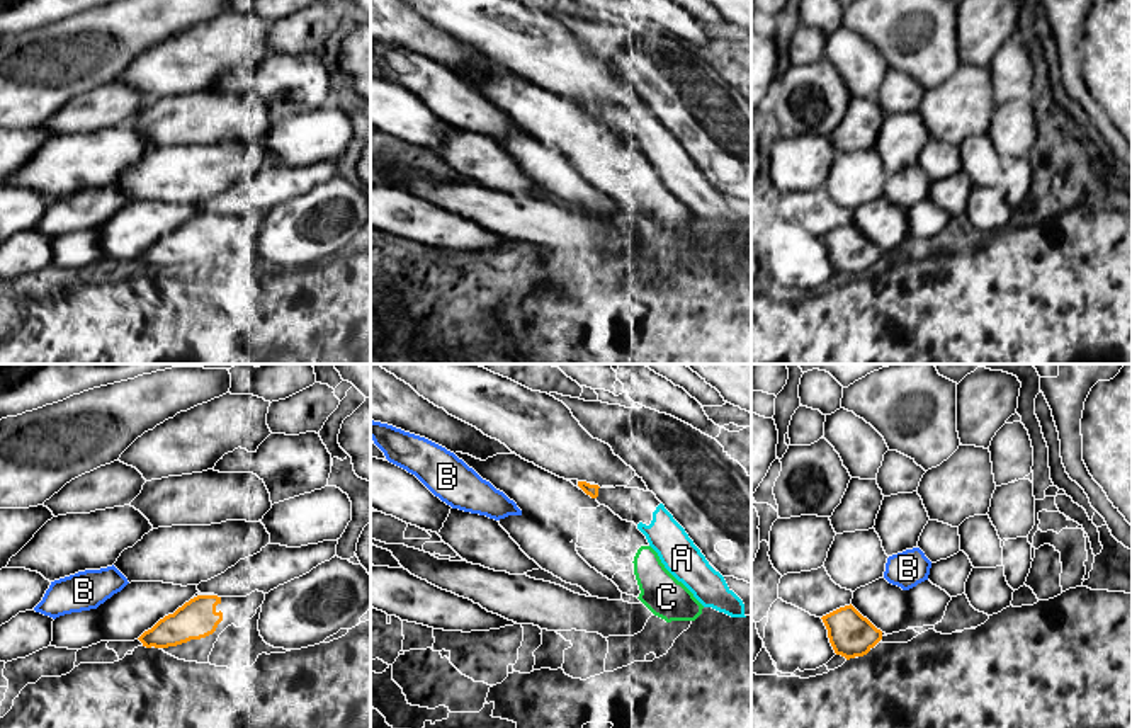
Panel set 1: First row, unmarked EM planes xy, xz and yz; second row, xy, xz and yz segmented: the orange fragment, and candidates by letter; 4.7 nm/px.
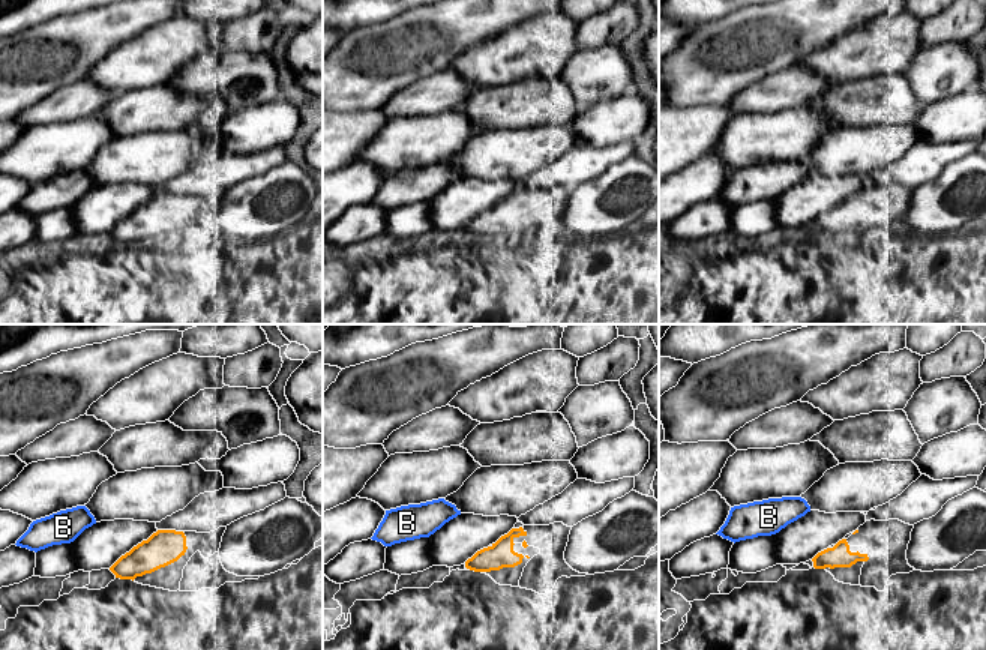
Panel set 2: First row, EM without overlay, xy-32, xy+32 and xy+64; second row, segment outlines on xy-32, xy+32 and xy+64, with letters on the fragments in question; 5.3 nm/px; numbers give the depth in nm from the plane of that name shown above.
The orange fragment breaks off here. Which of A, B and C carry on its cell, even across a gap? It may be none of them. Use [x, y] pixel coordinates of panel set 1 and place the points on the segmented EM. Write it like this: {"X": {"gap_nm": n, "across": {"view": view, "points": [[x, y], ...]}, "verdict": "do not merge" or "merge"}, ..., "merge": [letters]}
{"A": {"gap_nm": 240, "across": {"view": "xz", "points": [[597, 495], [638, 524]]}, "verdict": "merge"}, "B": {"gap_nm": 200, "across": {"view": "yz", "points": [[865, 618], [889, 582]]}, "verdict": "do not merge"}, "C": {"gap_nm": 320, "across": {"view": "xz", "points": [[595, 497], [641, 546]]}, "verdict": "do not merge"}, "merge": ["A"]}

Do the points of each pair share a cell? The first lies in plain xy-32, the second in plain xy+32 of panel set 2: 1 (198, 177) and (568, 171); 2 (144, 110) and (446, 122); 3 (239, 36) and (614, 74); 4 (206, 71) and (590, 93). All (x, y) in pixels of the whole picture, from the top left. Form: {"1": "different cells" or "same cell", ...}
{"1": "same cell", "2": "different cells", "3": "different cells", "4": "same cell"}

